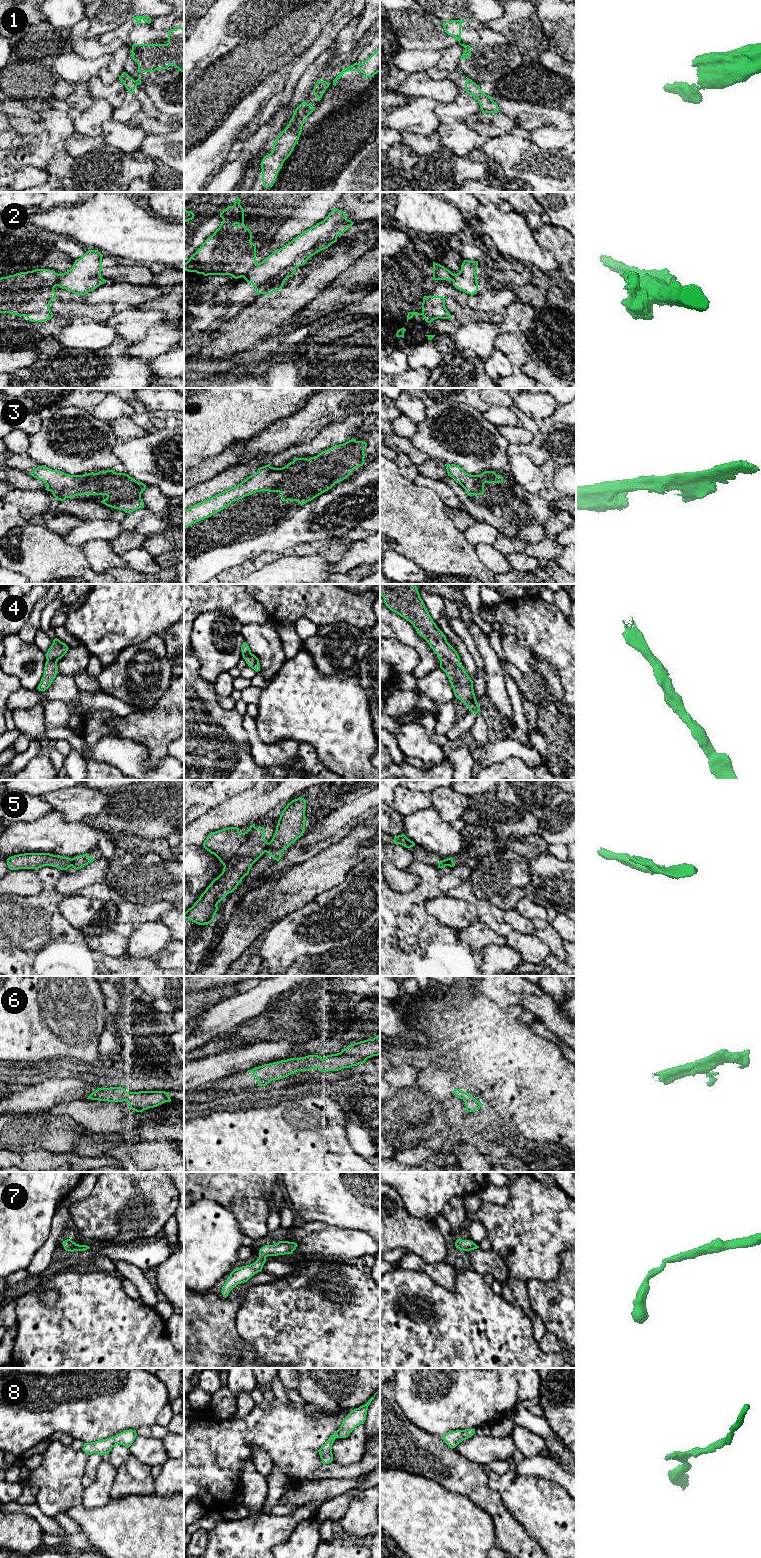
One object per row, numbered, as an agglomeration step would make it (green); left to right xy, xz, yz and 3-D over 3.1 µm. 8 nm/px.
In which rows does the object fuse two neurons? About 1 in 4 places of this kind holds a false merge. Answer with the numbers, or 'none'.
1, 2, 5

